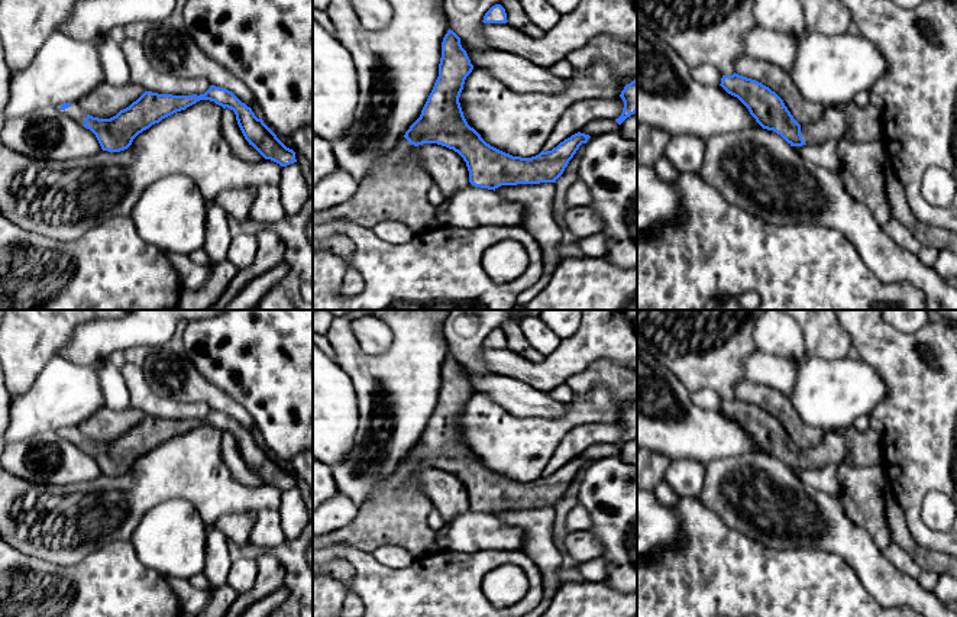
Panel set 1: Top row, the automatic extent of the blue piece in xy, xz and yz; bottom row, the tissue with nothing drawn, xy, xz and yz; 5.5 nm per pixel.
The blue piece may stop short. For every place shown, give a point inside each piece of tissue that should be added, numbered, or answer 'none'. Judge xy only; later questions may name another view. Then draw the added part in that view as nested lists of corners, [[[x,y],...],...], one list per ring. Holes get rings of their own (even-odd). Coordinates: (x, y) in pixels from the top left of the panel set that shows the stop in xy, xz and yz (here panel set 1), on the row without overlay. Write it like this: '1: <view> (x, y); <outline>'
1: xy (74, 435); [[[71,427],[71,430],[62,436],[71,443],[74,443],[77,448],[84,449],[87,439],[84,437],[78,427]]]

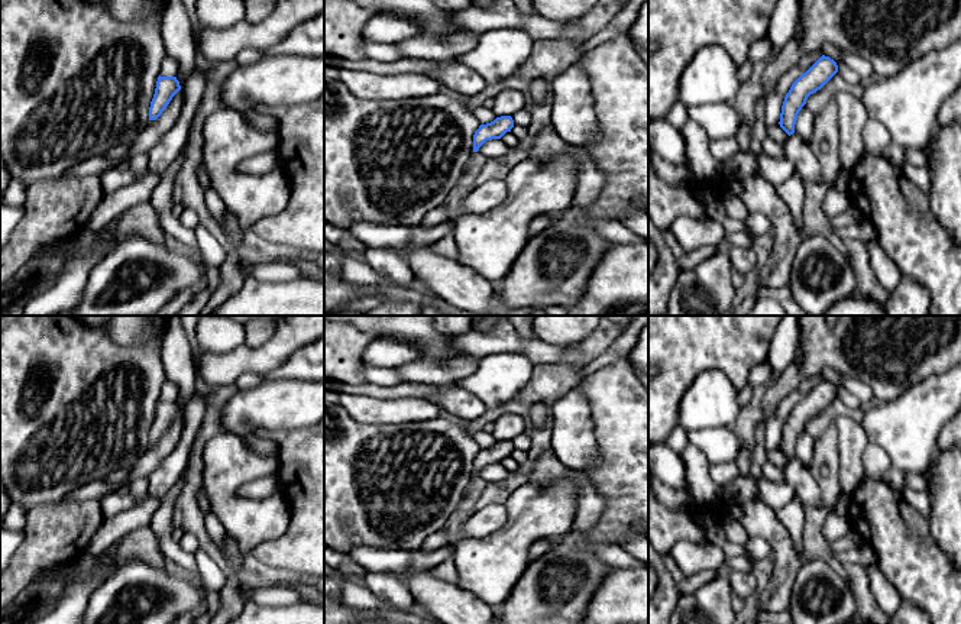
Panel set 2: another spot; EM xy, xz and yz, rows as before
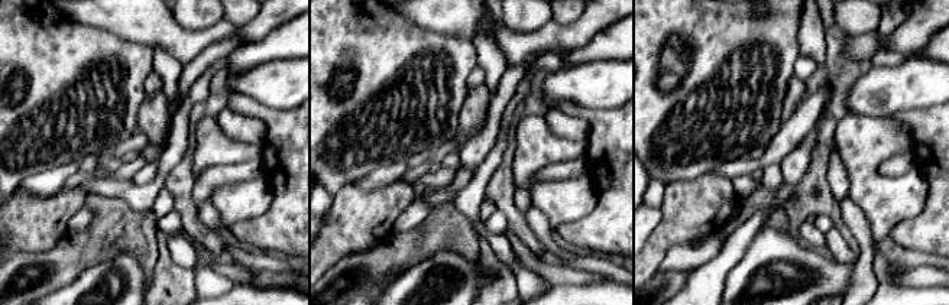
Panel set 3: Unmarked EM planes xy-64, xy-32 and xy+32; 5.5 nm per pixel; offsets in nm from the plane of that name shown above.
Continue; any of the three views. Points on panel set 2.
none

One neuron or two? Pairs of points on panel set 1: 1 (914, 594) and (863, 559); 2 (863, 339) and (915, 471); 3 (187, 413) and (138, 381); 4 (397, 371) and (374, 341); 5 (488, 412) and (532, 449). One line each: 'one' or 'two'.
1: one
2: one
3: one
4: two
5: one

